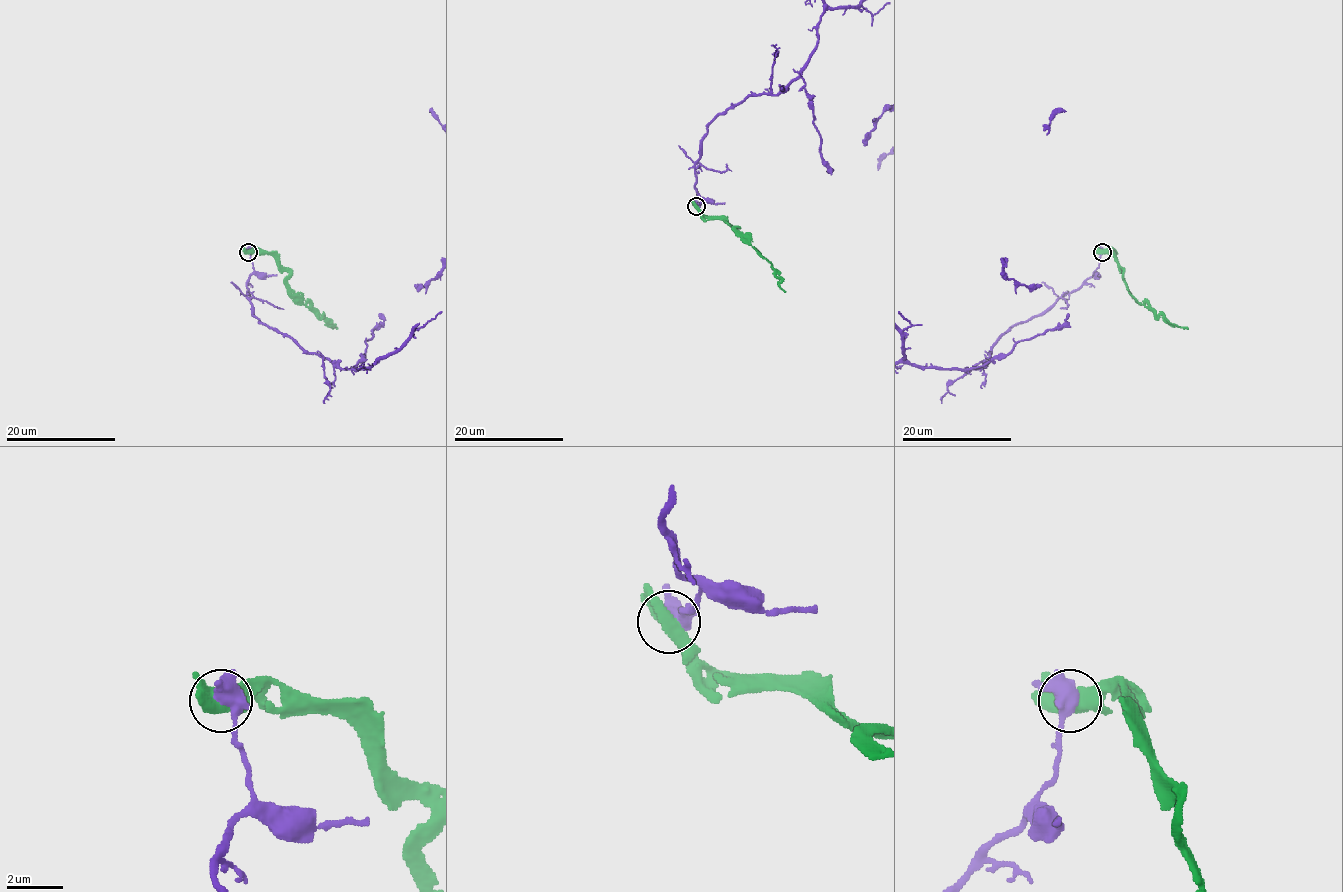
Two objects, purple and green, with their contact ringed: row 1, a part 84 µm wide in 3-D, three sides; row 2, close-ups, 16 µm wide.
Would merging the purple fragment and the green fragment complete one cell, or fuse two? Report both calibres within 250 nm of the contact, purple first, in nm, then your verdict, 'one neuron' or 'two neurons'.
550 nm thick on the purple side, 480 nm on the other; two neurons

